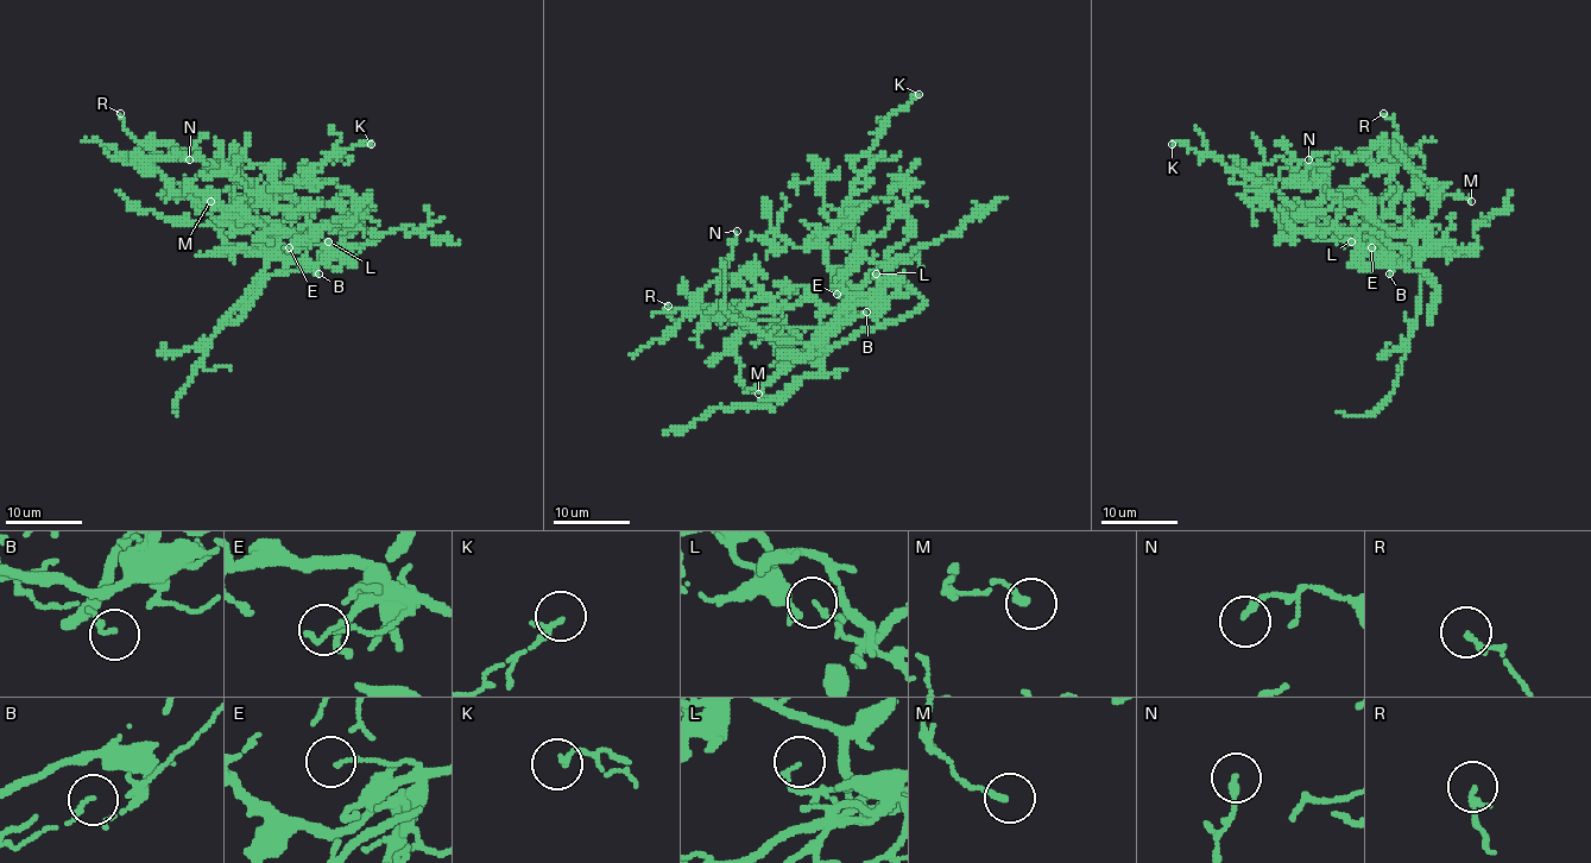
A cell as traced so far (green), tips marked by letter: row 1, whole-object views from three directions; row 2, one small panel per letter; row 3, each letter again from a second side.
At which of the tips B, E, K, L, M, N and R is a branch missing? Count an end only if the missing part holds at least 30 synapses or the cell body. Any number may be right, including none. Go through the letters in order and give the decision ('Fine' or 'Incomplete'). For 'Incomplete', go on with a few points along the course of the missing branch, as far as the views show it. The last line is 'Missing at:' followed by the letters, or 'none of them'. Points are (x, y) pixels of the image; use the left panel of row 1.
B: Fine
E: Fine
K: Fine
L: Fine
M: Fine
N: Fine
R: Fine
Missing at: none of them

